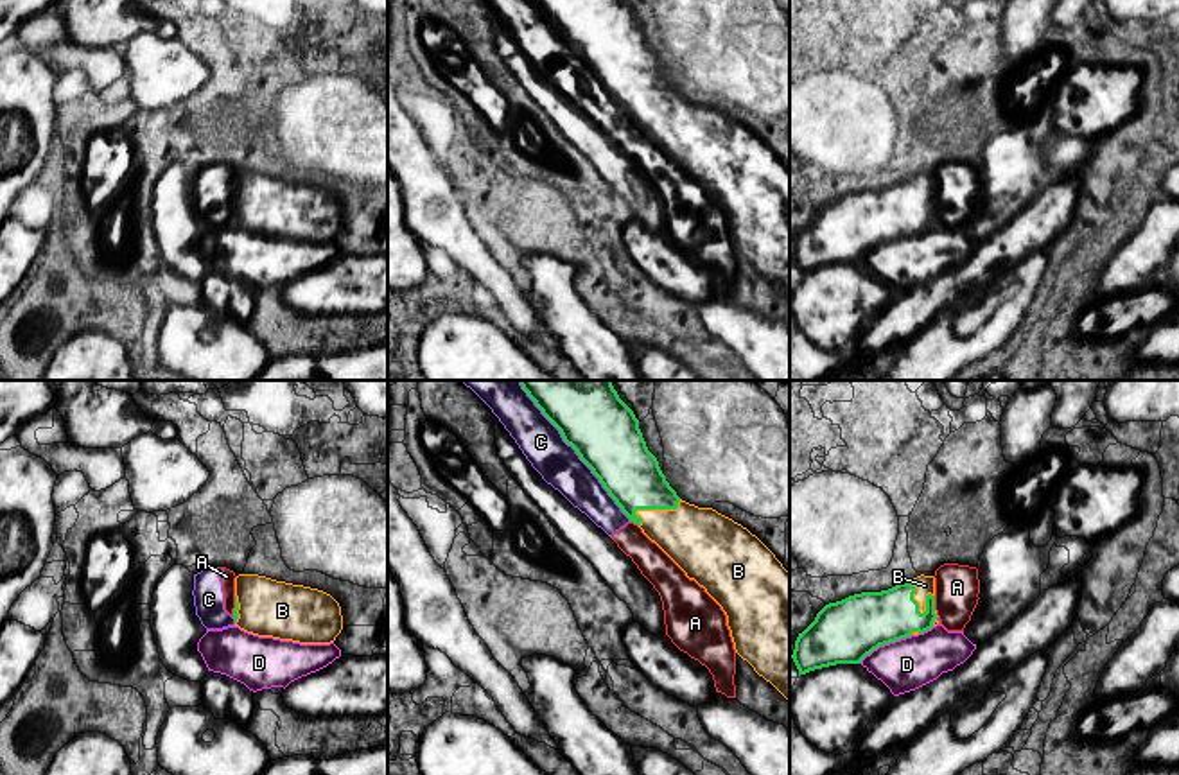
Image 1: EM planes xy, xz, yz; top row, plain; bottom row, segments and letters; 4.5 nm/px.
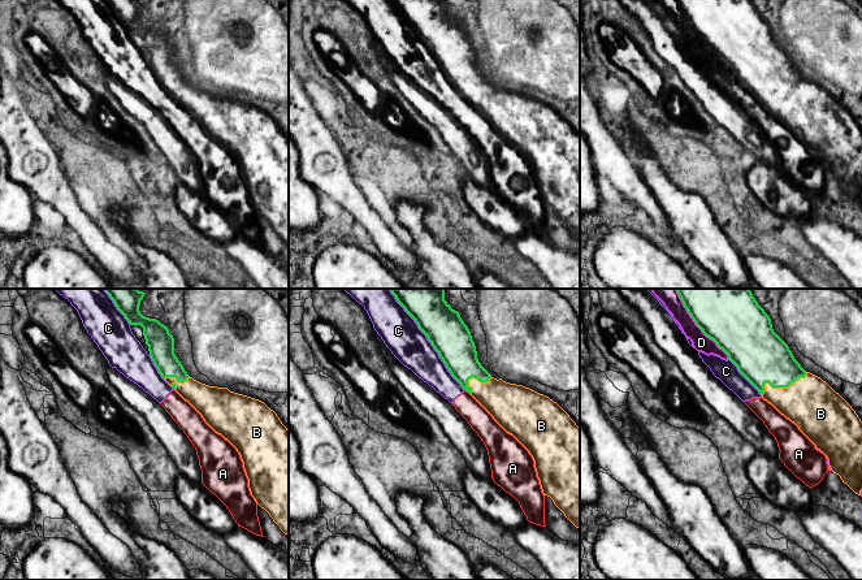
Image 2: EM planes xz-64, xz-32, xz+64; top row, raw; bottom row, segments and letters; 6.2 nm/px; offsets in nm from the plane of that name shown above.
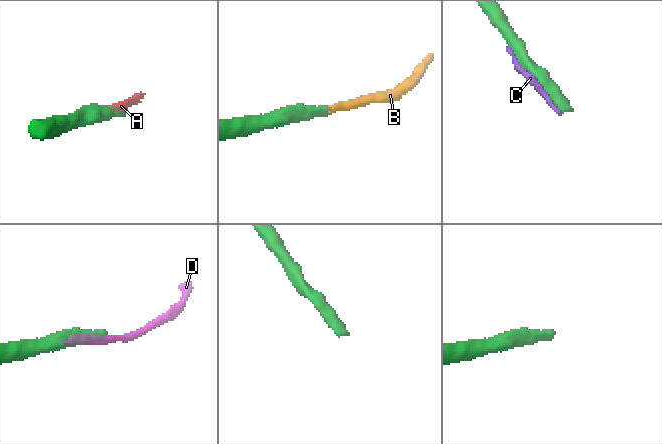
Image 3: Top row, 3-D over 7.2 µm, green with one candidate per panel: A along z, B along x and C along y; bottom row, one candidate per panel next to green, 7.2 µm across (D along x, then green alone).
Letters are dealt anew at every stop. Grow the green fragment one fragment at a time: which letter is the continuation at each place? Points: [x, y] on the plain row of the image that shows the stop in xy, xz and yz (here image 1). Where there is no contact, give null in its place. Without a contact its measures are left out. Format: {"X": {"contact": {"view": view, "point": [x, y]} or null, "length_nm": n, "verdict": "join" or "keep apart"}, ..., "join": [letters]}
{"A": {"contact": {"view": "yz", "point": [934, 201]}, "length_nm": 60, "verdict": "keep apart"}, "B": {"contact": {"view": "xz", "point": [652, 106]}, "length_nm": 220, "verdict": "join"}, "C": {"contact": {"view": "xz", "point": [582, 58]}, "length_nm": 700, "verdict": "keep apart"}, "D": {"contact": {"view": "yz", "point": [885, 241]}, "length_nm": 260, "verdict": "keep apart"}, "join": ["B"]}

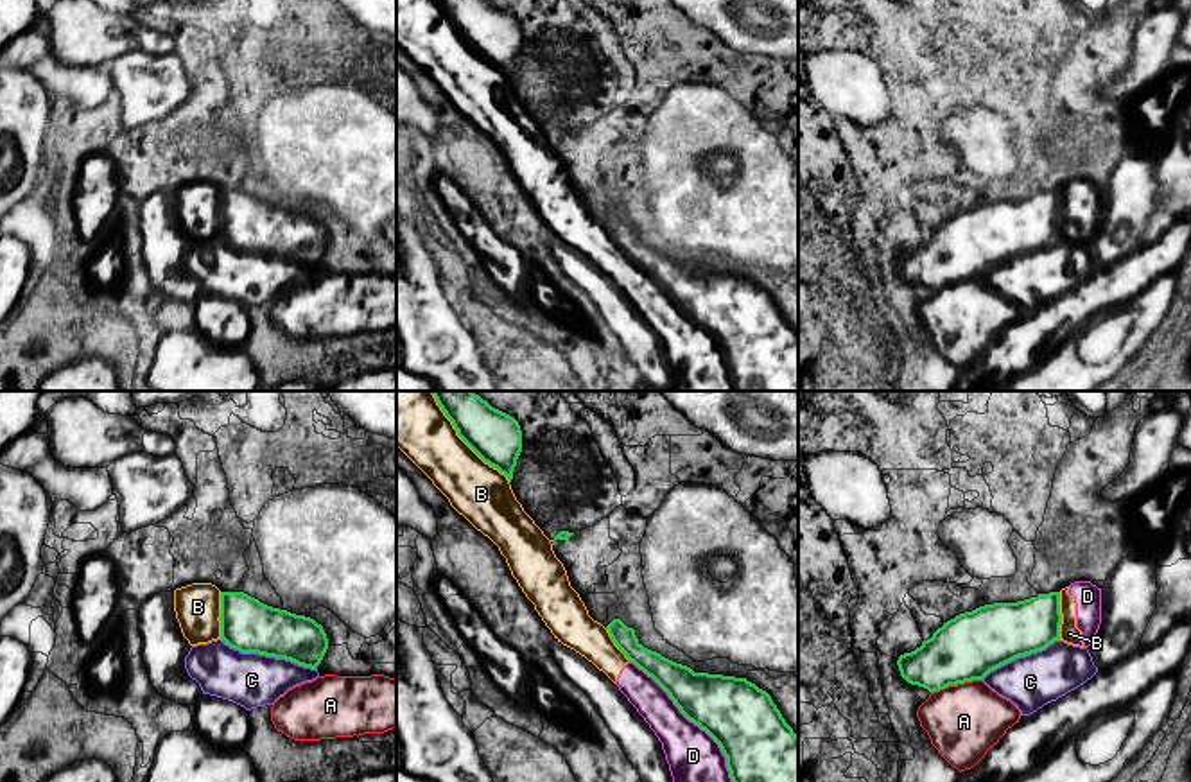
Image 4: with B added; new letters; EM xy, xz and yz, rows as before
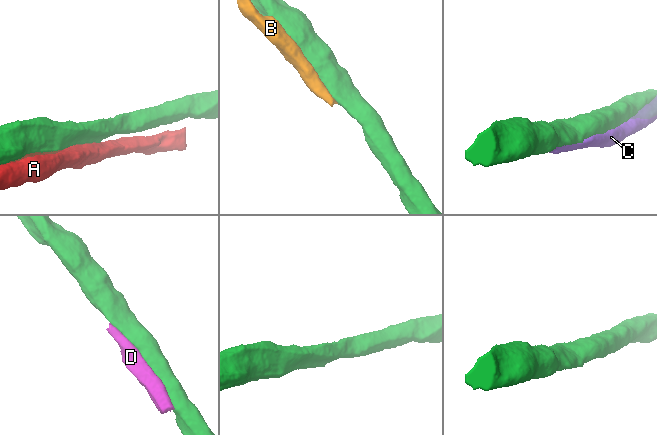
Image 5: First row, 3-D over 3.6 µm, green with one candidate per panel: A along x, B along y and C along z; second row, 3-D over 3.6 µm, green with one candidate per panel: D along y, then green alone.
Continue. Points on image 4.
{"A": {"contact": {"view": "yz", "point": [956, 282]}, "length_nm": 240, "verdict": "keep apart"}, "B": {"contact": {"view": "xz", "point": [469, 43]}, "length_nm": 480, "verdict": "keep apart"}, "C": {"contact": {"view": "xy", "point": [268, 253]}, "length_nm": 460, "verdict": "keep apart"}, "D": {"contact": {"view": "xz", "point": [696, 321]}, "length_nm": 750, "verdict": "keep apart"}, "join": []}

